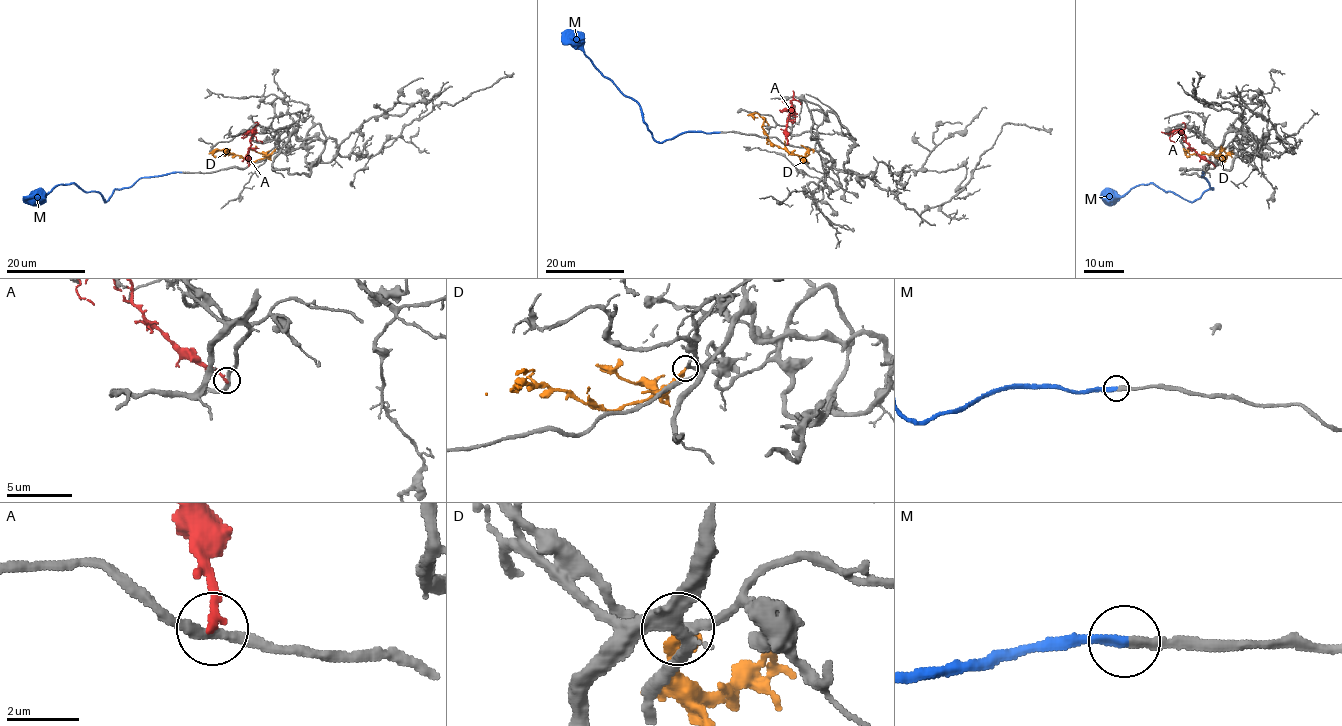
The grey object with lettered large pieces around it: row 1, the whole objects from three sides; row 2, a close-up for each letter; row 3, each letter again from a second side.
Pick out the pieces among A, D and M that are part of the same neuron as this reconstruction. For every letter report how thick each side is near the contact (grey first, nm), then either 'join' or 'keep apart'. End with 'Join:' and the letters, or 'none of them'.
A: 260 nm thick on the grey side, 200 nm on the other; keep apart
D: 180 nm thick on the grey side, 360 nm on the other; keep apart
M: 280 nm thick on the grey side, 280 nm on the other; join
Join: M

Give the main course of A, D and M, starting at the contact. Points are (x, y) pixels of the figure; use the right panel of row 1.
A: (1214, 165), (1203, 159), (1177, 130), (1169, 133), (1175, 142)
D: (1220, 148), (1226, 157), (1224, 161), (1216, 155), (1190, 154), (1183, 149), (1190, 156)
M: (1202, 172), (1202, 177), (1212, 189), (1193, 201), (1188, 202), (1153, 184), (1139, 184), (1121, 196), (1099, 197)

